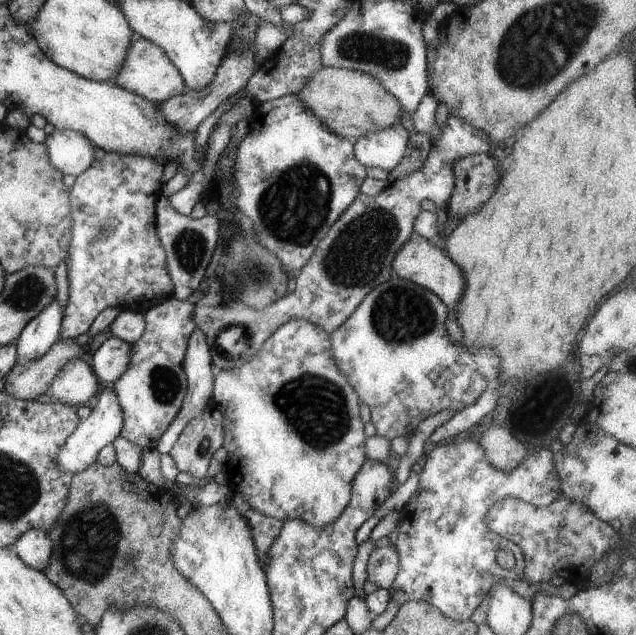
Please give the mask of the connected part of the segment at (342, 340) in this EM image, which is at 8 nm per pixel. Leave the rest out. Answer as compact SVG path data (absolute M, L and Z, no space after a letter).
M392 270L391 278L370 290L354 314L329 334L334 364L346 376L346 382L354 388L360 404L369 406L376 434L388 441L397 437L410 438L423 420L442 410L458 412L466 406L474 405L500 376L498 354L490 348L473 350L466 348L463 343L454 344L446 334L447 319L448 308L438 296L418 284L400 278Z

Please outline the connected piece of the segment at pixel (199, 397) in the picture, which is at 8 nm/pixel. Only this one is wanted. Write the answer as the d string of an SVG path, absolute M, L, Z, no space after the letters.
M200 326L194 328L194 332L190 334L188 338L188 345L186 346L186 354L184 354L184 360L182 360L182 370L186 374L186 380L188 382L188 393L184 398L184 403L178 412L176 418L171 423L171 426L162 434L160 440L156 444L156 450L160 455L169 454L170 450L174 447L174 444L178 441L182 430L186 427L186 424L190 420L194 420L194 416L200 416L206 408L206 404L211 402L210 394L212 394L212 384L214 384L214 371L212 367L212 355L209 352L209 347L204 337Z

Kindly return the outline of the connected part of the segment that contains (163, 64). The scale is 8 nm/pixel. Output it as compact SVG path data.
M136 37L130 43L124 64L119 69L116 80L112 81L155 103L161 103L170 97L182 94L185 82L176 65L168 58L163 48L151 43L144 37Z

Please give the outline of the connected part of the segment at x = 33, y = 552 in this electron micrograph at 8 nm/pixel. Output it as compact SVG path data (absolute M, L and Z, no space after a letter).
M30 528L14 544L16 556L32 569L44 570L50 562L53 548L46 531Z

